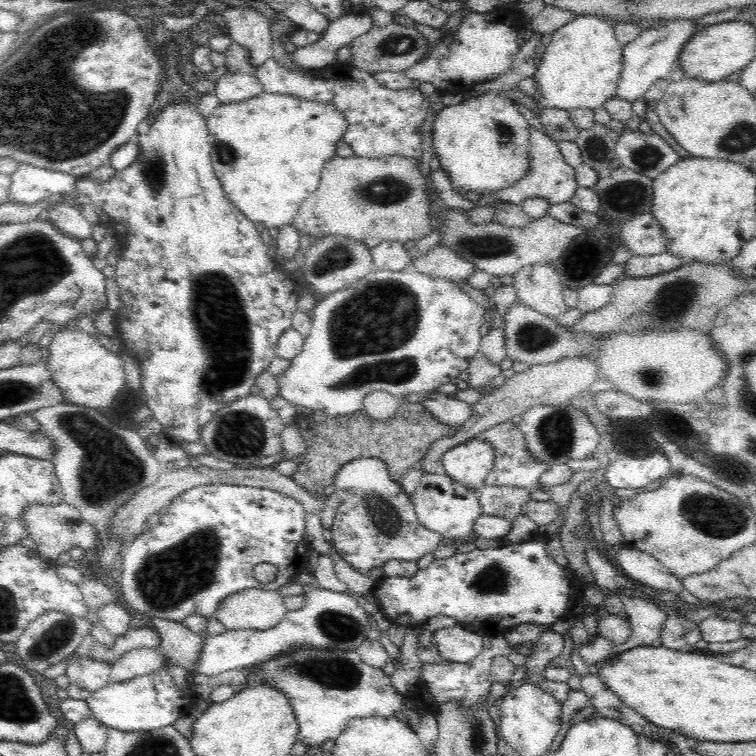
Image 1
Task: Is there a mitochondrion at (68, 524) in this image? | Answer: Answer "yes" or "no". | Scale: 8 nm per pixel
yes

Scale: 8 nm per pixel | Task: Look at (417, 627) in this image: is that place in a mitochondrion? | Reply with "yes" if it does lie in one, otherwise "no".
no

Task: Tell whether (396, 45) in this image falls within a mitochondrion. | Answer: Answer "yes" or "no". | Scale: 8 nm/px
yes

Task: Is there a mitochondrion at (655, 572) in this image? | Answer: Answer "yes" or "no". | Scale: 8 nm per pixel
no

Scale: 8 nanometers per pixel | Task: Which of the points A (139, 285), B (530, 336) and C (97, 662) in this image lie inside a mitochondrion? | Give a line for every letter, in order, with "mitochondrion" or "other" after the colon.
A: other
B: mitochondrion
C: other

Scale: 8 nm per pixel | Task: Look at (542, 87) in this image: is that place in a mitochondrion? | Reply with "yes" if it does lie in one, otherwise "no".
no

